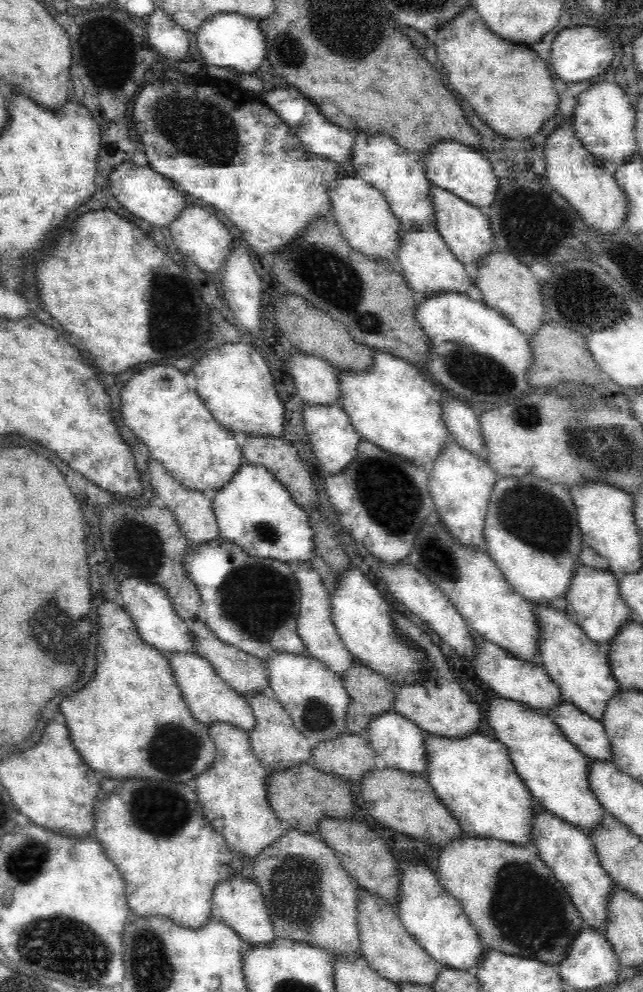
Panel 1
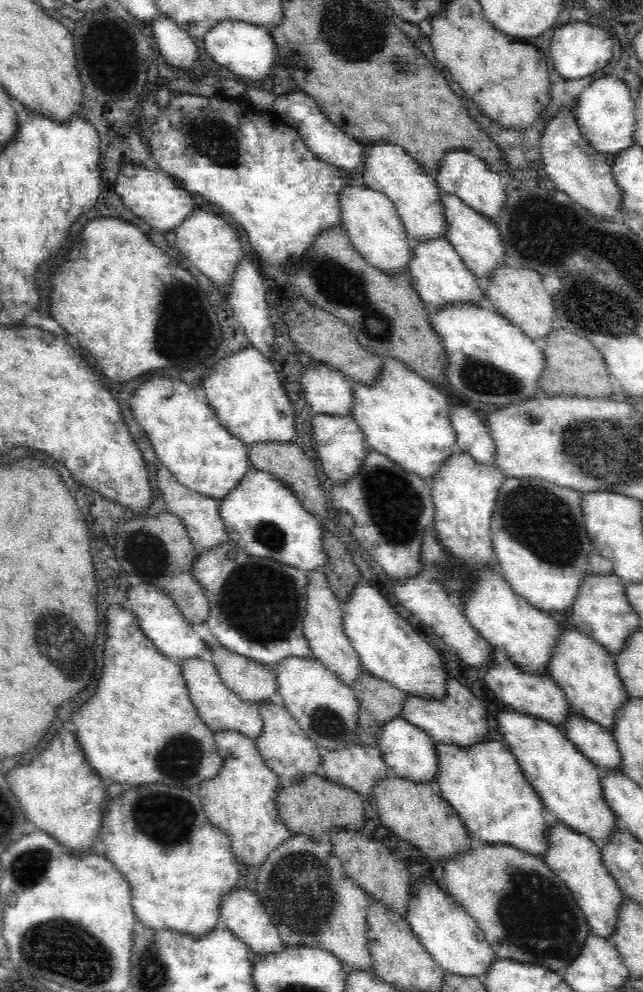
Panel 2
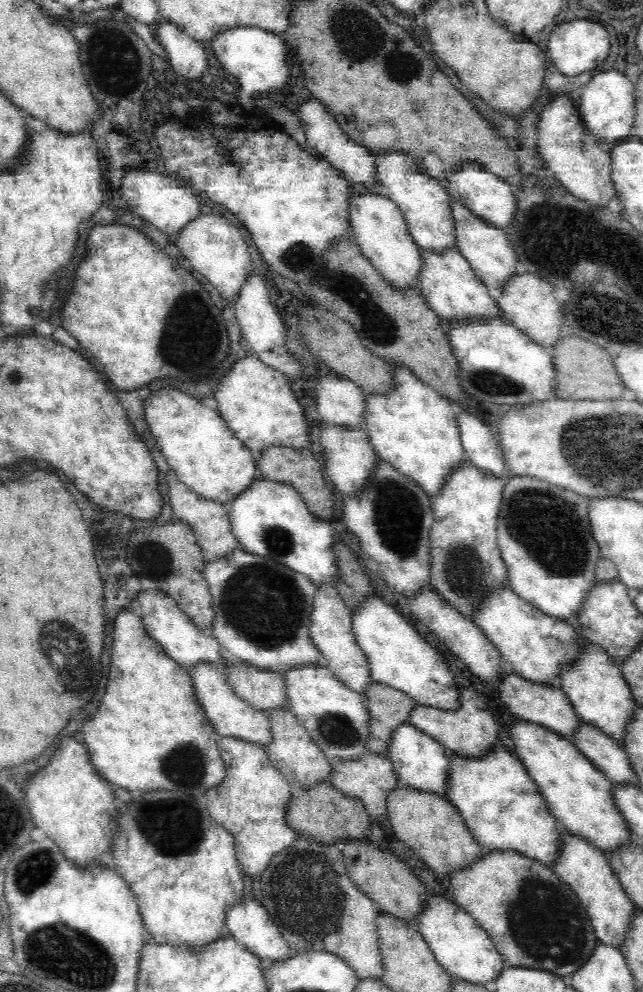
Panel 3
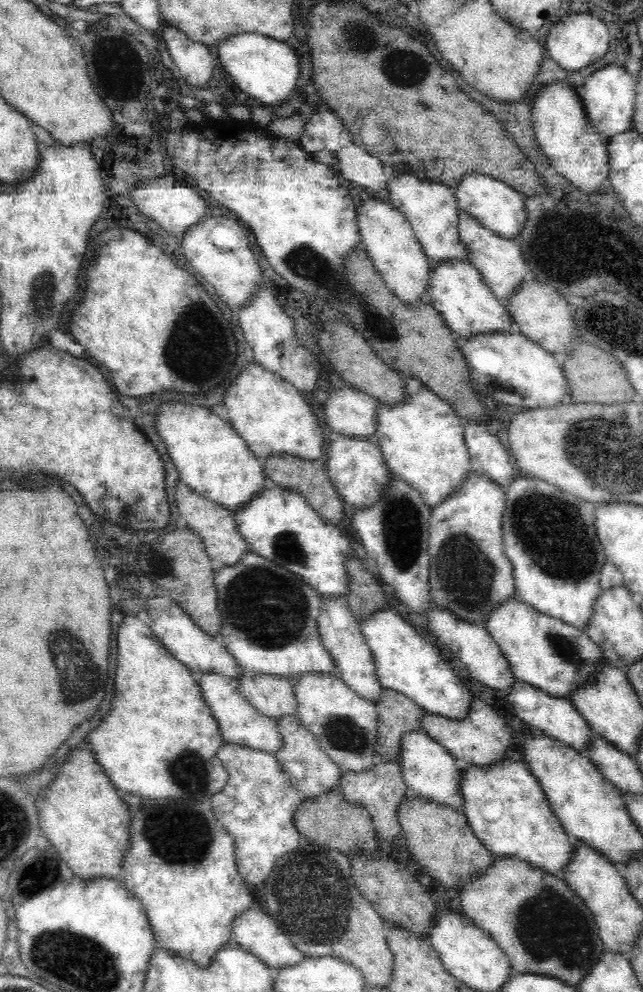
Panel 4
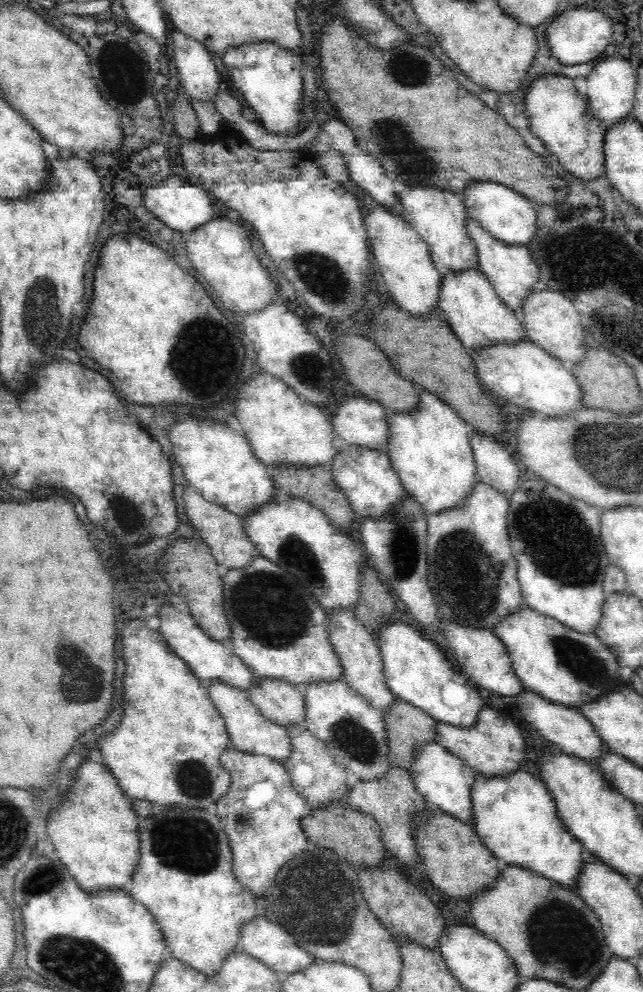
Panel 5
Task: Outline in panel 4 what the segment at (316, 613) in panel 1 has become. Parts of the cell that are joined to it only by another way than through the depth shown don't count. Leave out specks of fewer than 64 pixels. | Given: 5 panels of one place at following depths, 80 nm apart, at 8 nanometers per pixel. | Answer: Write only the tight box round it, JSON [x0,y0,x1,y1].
[316,596,382,703]

